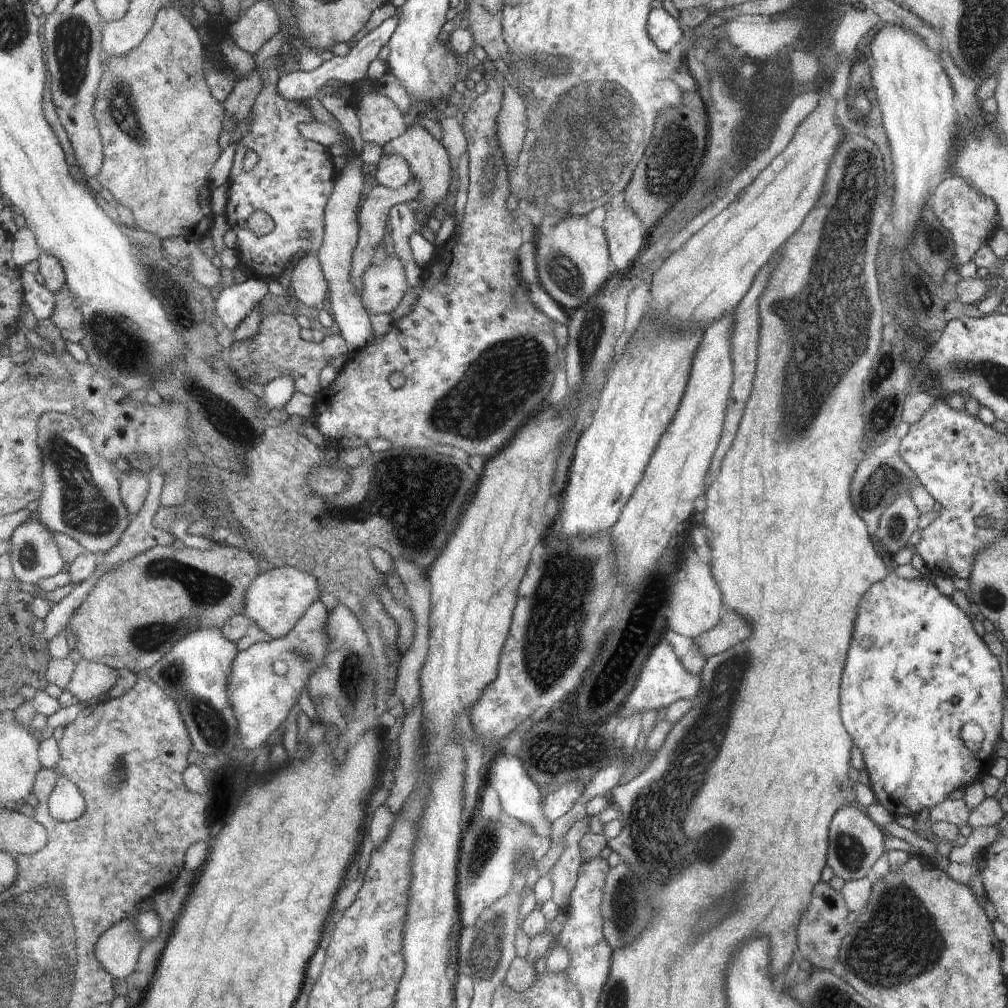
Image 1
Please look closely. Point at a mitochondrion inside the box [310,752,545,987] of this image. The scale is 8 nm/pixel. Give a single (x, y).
(488, 940)

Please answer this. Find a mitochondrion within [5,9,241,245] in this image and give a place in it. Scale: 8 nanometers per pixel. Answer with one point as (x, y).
(72, 45)

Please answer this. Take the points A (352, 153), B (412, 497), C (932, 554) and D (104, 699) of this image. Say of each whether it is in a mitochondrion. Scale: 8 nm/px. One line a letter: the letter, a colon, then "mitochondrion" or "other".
A: other
B: mitochondrion
C: other
D: other

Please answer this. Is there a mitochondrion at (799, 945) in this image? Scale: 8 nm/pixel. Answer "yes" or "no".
no

